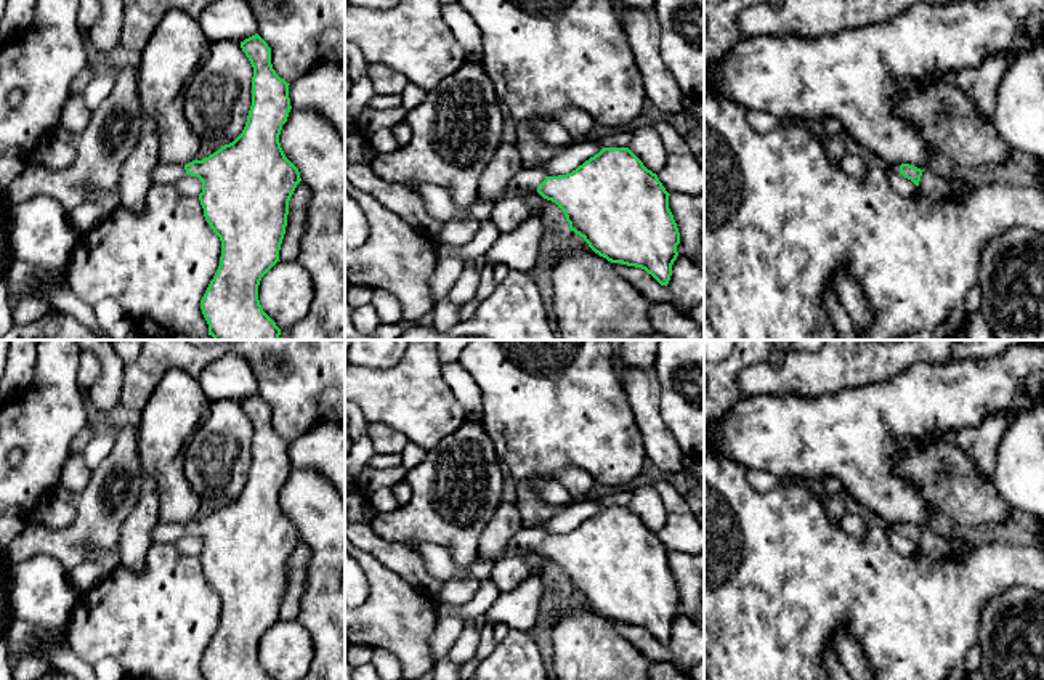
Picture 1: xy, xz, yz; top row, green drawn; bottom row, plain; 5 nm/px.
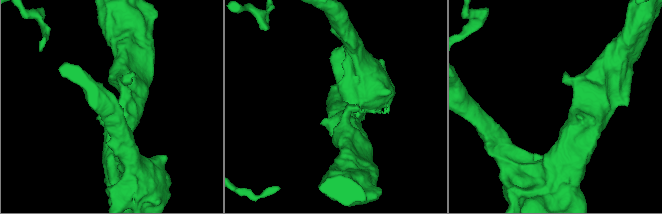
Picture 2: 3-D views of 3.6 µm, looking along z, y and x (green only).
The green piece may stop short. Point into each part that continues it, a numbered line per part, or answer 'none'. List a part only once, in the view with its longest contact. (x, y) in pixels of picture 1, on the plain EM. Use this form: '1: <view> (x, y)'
1: xz (526, 539)

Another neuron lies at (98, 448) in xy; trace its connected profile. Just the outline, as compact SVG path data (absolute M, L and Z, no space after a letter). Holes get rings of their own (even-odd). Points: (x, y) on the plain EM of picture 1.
M104 423L98 427L93 438L83 447L82 454L90 470L99 467L99 463L109 455L115 443L115 431Z

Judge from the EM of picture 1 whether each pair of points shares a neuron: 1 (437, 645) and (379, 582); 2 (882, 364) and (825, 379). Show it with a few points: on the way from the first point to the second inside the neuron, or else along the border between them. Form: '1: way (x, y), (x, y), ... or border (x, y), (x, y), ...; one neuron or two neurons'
1: border (440, 616), (430, 637), (430, 656), (433, 661); two neurons
2: way (868, 364), (839, 364); one neuron

